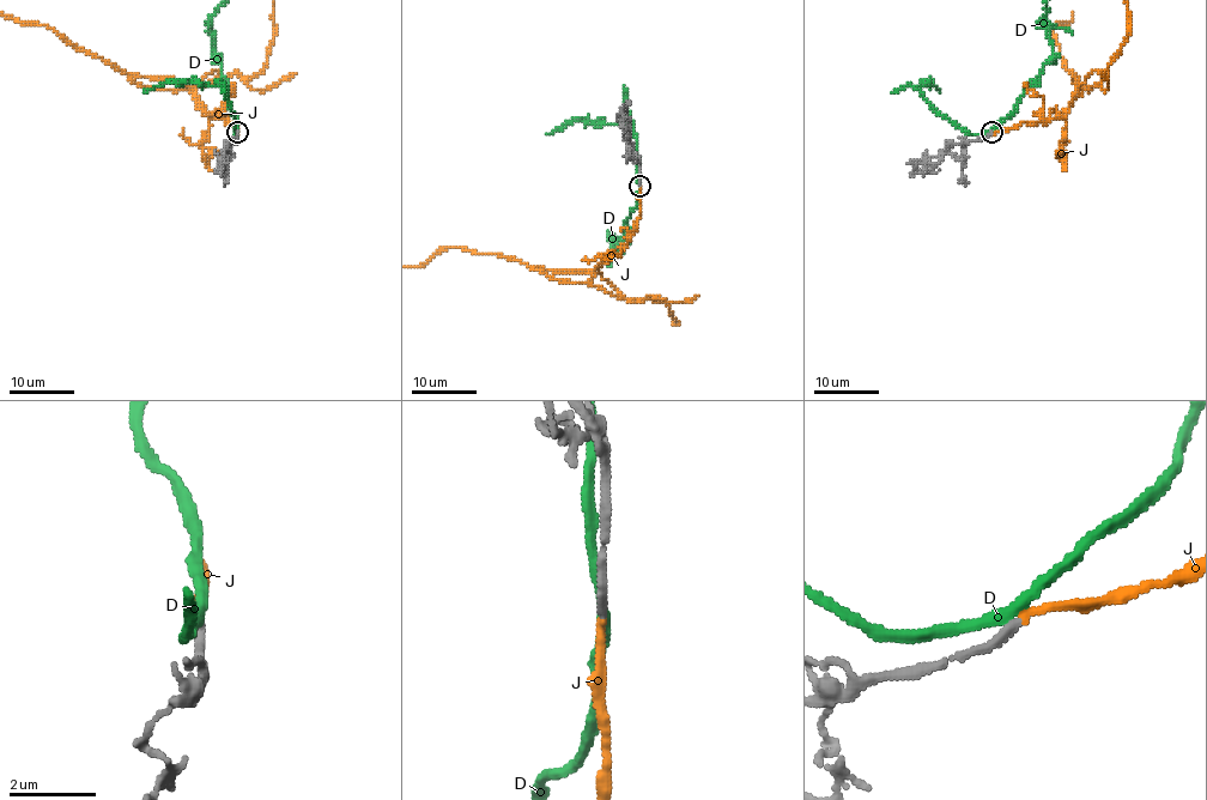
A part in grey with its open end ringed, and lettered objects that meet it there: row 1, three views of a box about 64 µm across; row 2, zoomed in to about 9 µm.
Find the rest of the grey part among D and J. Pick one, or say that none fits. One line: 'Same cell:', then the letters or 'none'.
Same cell: J

